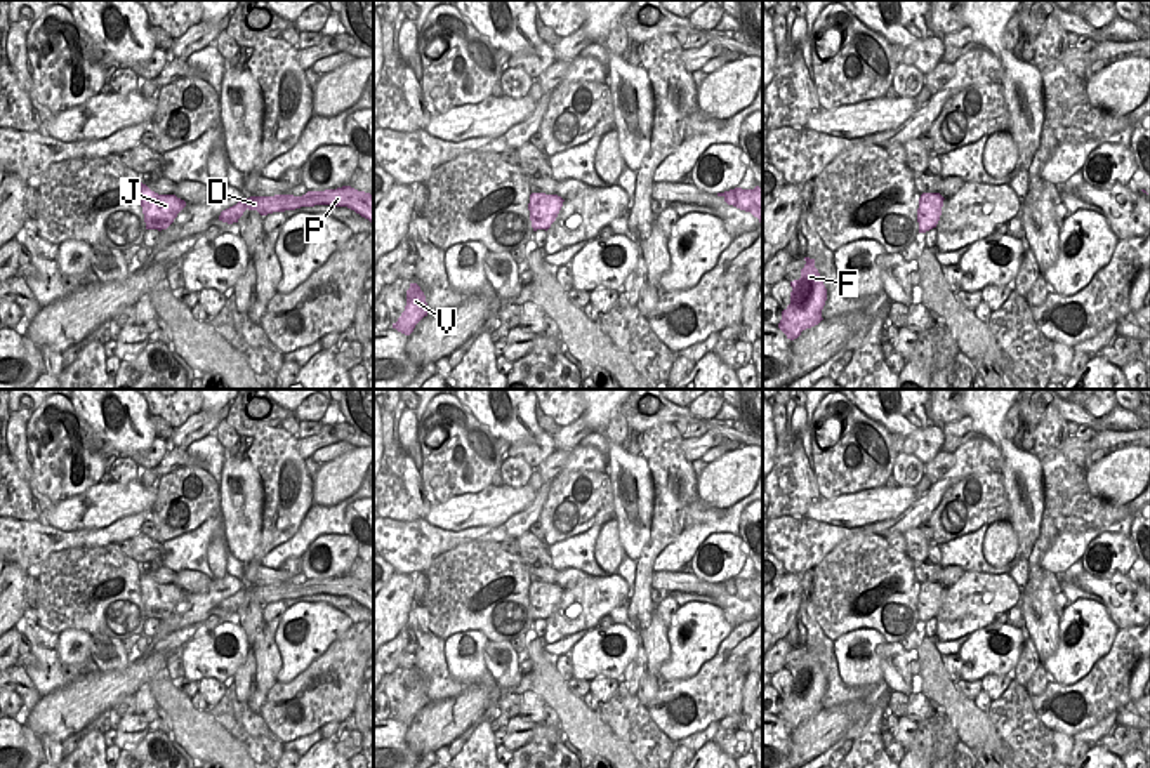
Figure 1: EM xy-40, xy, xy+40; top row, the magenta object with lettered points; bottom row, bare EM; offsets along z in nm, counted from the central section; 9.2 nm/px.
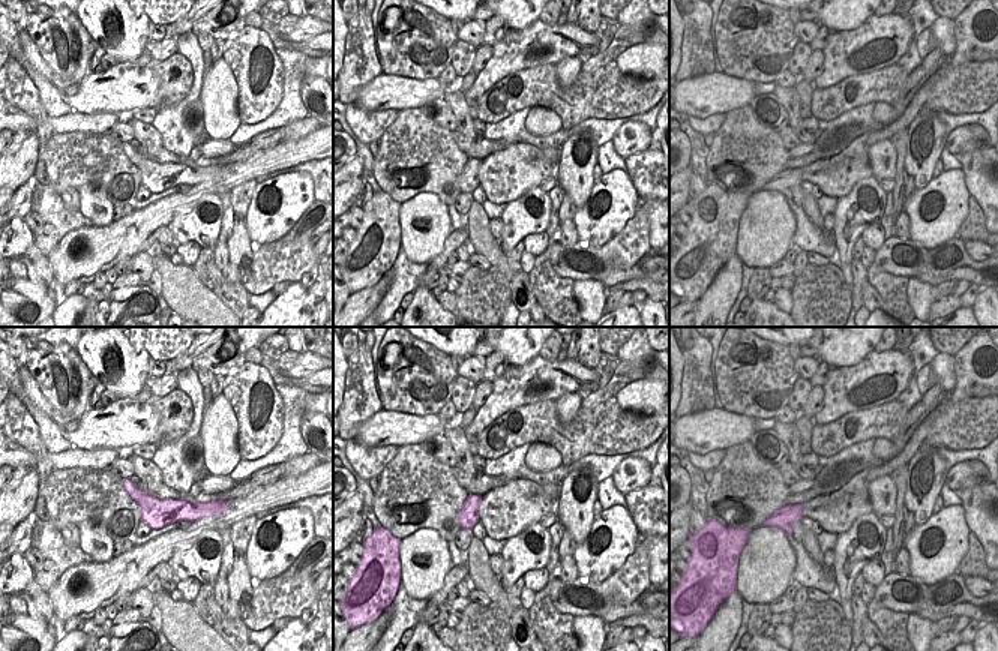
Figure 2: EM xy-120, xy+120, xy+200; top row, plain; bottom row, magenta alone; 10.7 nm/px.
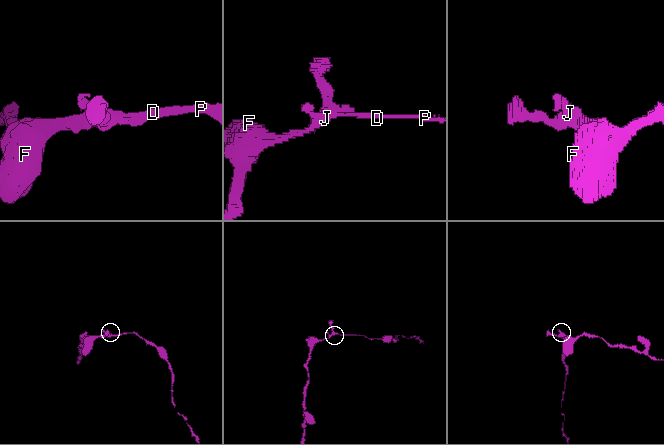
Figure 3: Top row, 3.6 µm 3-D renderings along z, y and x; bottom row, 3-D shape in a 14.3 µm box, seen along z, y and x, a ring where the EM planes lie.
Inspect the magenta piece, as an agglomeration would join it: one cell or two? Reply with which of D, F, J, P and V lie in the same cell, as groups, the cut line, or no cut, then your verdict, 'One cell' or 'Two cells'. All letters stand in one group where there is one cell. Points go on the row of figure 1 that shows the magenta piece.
Groups: D J P / F V. Split along xy+40 (919, 198), (921, 228), (925, 231). Two cells.

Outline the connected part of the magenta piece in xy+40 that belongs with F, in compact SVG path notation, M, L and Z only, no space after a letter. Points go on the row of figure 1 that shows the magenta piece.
M804 257L806 264L801 269L801 278L790 281L790 304L782 311L778 328L794 341L803 330L818 325L822 309L827 301L827 288L815 268L815 259Z

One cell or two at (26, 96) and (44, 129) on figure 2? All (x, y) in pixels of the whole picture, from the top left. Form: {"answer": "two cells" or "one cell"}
{"answer": "one cell"}

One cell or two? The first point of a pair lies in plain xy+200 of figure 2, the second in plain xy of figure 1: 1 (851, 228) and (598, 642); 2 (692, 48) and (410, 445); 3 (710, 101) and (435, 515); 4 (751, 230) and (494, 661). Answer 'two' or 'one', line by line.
1: one
2: two
3: one
4: two

